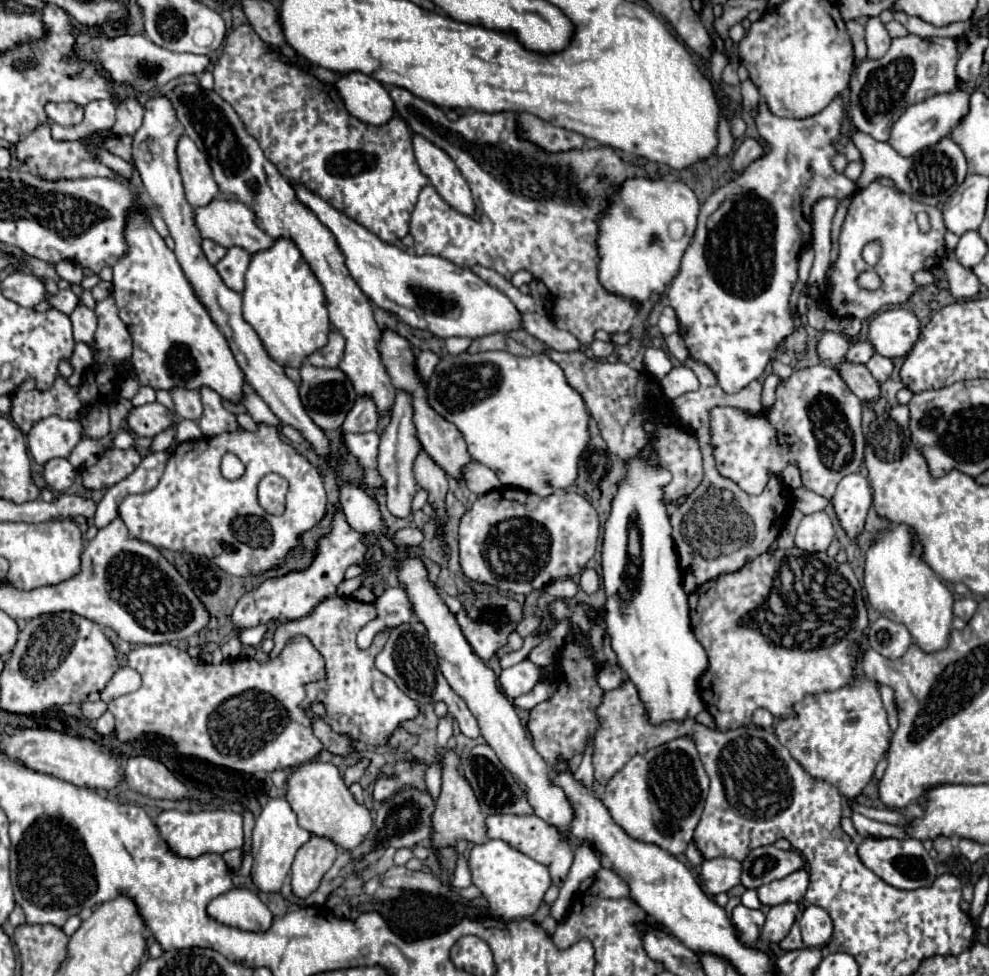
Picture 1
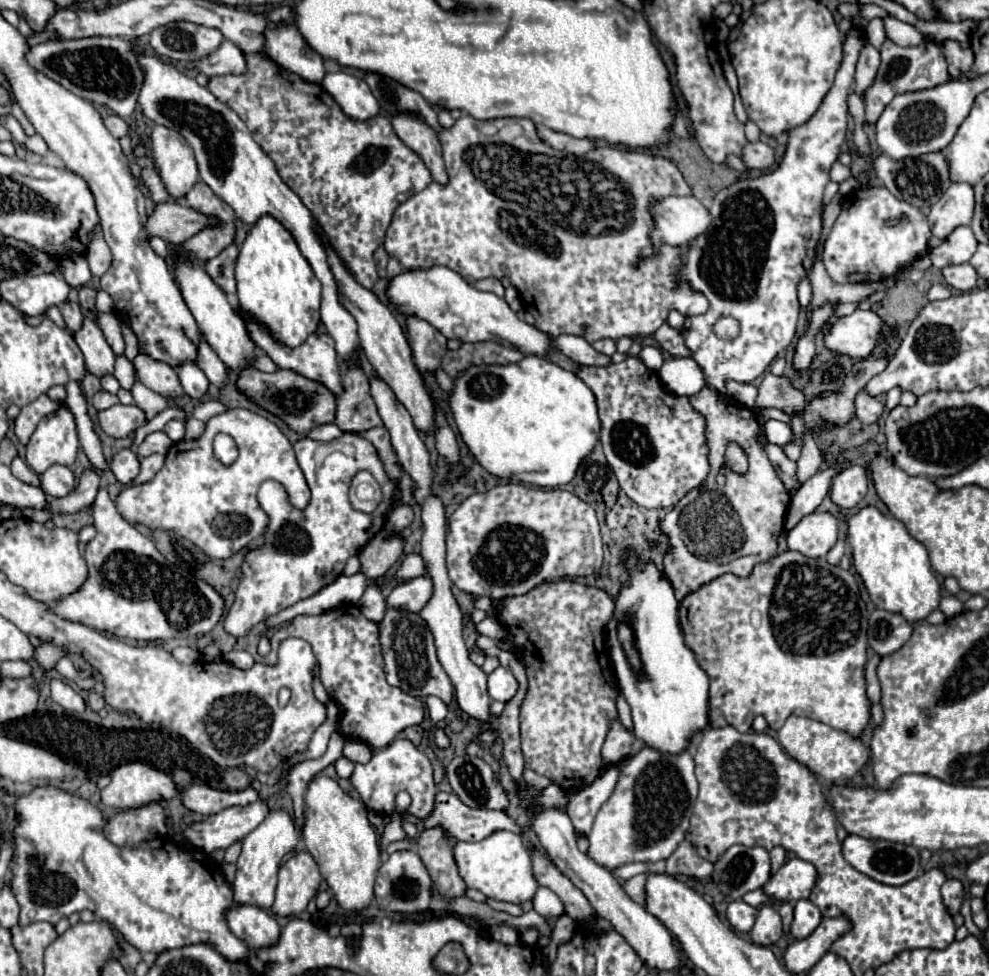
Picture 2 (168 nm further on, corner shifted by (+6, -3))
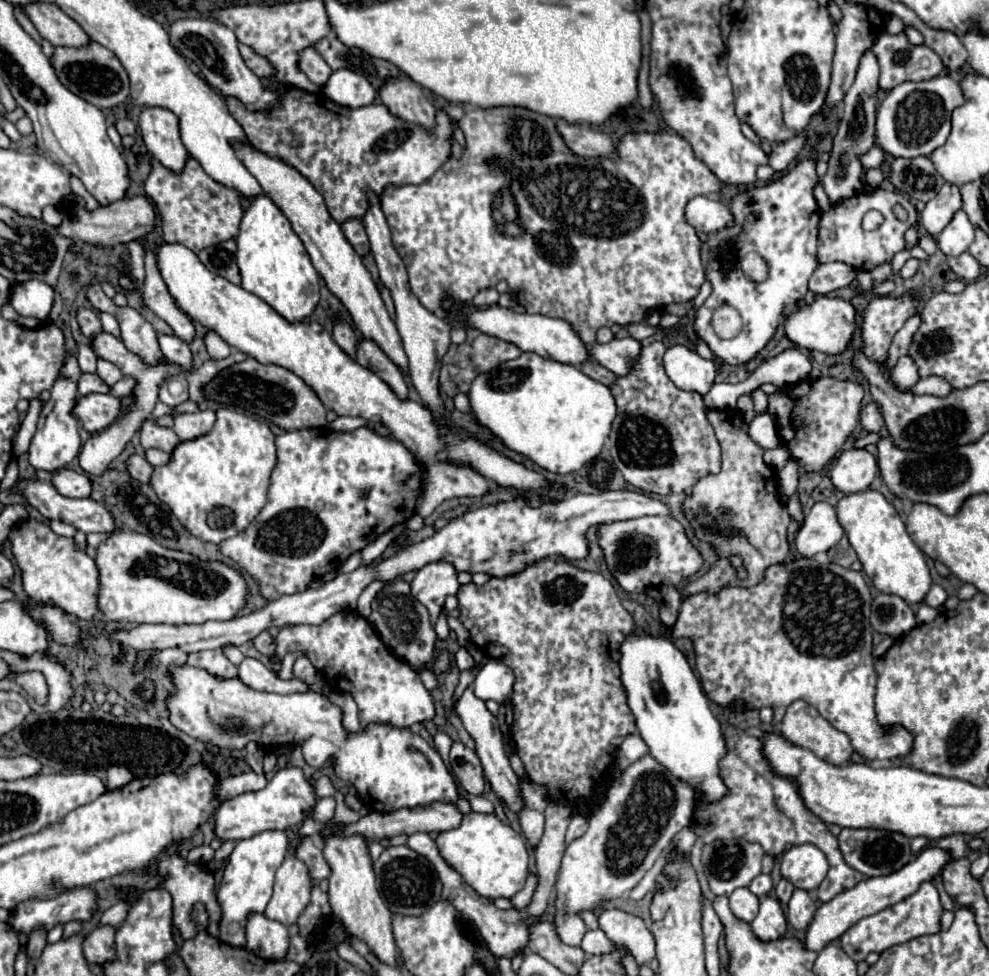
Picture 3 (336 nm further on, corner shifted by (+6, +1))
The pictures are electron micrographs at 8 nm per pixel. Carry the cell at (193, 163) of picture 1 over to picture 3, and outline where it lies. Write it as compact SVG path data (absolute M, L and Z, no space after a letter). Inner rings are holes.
M143 108L139 116L141 138L147 150L169 170L181 172L187 162L187 150L181 144L179 120L167 108Z

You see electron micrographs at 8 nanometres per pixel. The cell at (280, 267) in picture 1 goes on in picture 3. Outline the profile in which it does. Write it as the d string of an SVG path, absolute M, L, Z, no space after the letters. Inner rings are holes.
M267 194L255 196L255 200L249 202L249 208L243 212L243 220L239 224L237 234L237 264L243 278L243 288L261 300L265 300L273 310L277 310L283 318L289 322L301 322L305 320L319 302L319 274L315 266L311 264L311 258L301 242L301 238L291 228L287 216L275 206L275 202Z

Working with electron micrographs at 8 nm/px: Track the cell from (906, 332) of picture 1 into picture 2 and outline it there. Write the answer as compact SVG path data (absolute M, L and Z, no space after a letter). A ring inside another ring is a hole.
M855 310L851 316L833 322L831 330L825 334L825 346L837 354L867 358L881 342L883 326L885 322L875 312Z

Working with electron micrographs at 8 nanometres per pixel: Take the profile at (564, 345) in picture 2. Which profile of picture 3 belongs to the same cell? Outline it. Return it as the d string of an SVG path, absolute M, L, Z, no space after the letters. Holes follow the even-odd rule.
M631 336L613 338L607 344L597 344L595 348L591 348L591 358L617 376L627 376L633 364L637 364L641 348L641 342Z

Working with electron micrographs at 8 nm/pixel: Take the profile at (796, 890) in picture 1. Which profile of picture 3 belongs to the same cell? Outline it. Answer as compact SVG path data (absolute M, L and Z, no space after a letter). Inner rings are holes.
M813 844L793 846L783 854L781 860L781 874L783 878L791 880L795 888L813 890L821 884L829 870L825 854Z

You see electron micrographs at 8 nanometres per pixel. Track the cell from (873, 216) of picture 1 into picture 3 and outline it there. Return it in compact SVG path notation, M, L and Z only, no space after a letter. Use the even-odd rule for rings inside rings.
M877 188L873 192L863 192L853 198L843 200L841 204L829 208L821 214L821 222L818 226L818 252L819 262L847 262L857 270L869 270L877 264L889 262L899 250L905 248L903 234L909 226L917 226L917 212L915 206L903 198L897 192L887 192L883 188ZM901 204L907 210L907 220L897 220L893 214L893 208ZM869 210L879 210L883 214L883 224L871 232L865 232L861 228L861 220Z

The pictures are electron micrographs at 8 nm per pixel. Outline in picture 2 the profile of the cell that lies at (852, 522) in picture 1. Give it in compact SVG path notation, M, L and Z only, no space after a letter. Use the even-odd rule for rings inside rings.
M851 466L843 472L839 472L833 478L831 484L831 500L841 508L841 510L851 510L855 508L863 496L867 494L867 474L861 466Z

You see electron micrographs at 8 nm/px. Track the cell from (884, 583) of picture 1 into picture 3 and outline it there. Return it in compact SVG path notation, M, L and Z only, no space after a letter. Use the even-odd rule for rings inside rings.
M863 490L855 494L845 494L837 506L837 520L845 528L849 544L857 552L865 574L871 578L879 592L889 592L901 596L907 604L917 604L925 598L931 588L929 568L925 564L923 552L915 546L905 530L905 524L897 510L885 500L877 490Z

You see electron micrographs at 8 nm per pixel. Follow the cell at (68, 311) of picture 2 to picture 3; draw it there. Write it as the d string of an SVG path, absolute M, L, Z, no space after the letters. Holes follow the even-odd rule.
M79 308L77 320L79 320L81 332L83 332L87 338L93 338L93 336L97 336L97 332L101 332L101 320L99 320L99 316L97 316L93 310L89 310L89 308Z

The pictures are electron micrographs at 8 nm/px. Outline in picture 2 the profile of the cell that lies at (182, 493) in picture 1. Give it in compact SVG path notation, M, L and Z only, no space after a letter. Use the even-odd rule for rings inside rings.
M235 408L213 416L201 438L175 442L157 476L143 486L125 488L115 504L119 514L133 526L143 524L149 530L173 530L181 538L197 544L207 556L225 560L265 536L269 516L265 516L257 502L257 490L263 480L285 484L289 502L295 508L307 508L311 492L291 442L267 418ZM221 432L229 434L239 448L239 458L231 466L223 466L213 456L213 438Z

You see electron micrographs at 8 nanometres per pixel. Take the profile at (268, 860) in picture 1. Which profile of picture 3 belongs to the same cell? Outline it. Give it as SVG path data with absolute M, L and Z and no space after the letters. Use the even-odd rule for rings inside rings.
M267 830L253 838L235 842L235 848L223 868L223 878L217 888L217 902L221 906L219 940L231 946L245 946L245 924L249 914L263 912L271 892L273 878L287 852L287 834L281 830Z

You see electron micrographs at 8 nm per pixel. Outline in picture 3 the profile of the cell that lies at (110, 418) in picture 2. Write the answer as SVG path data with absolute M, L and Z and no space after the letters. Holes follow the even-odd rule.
M87 394L77 398L73 414L87 432L105 430L121 412L121 402L111 394Z

